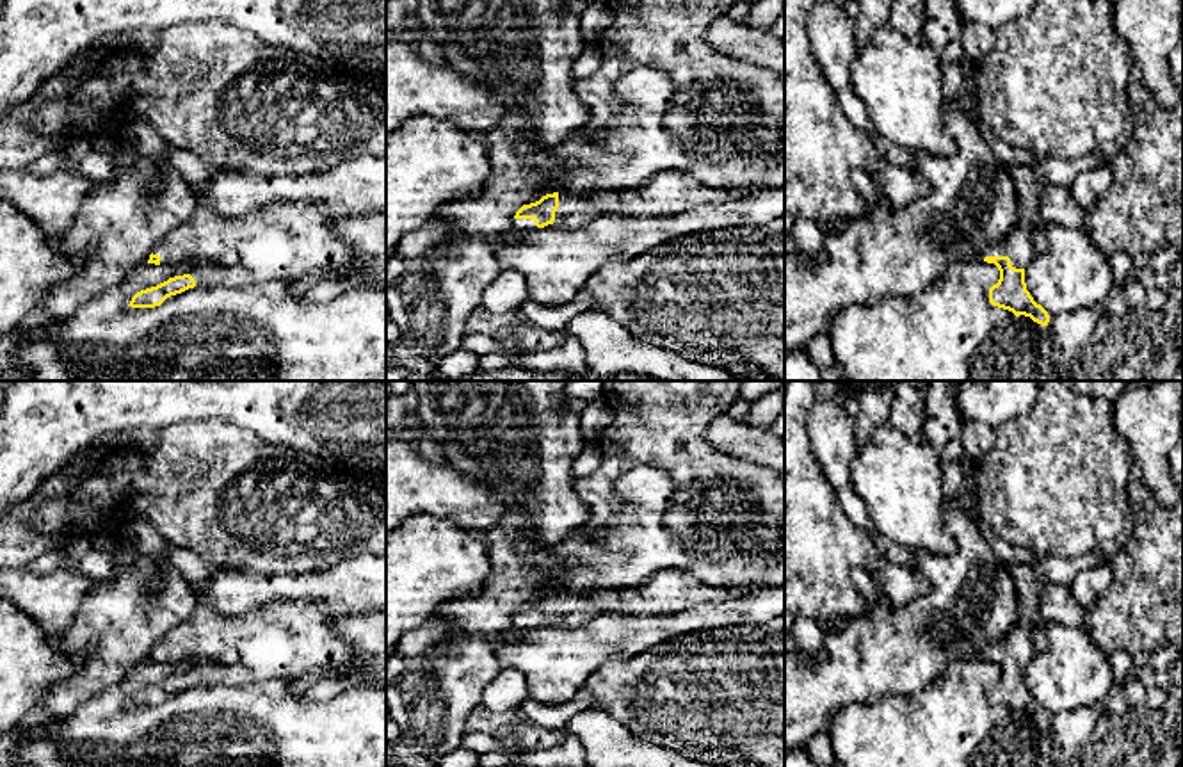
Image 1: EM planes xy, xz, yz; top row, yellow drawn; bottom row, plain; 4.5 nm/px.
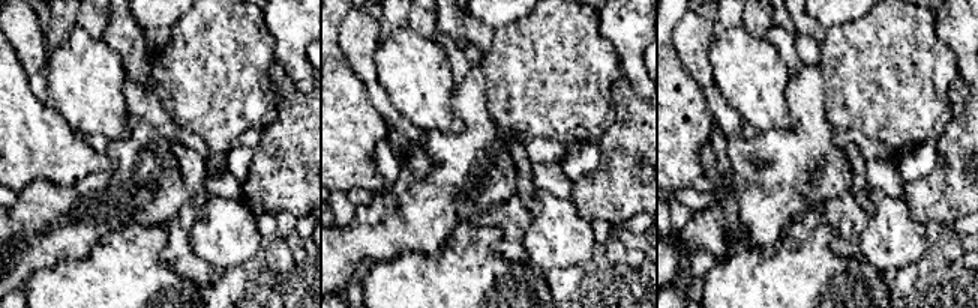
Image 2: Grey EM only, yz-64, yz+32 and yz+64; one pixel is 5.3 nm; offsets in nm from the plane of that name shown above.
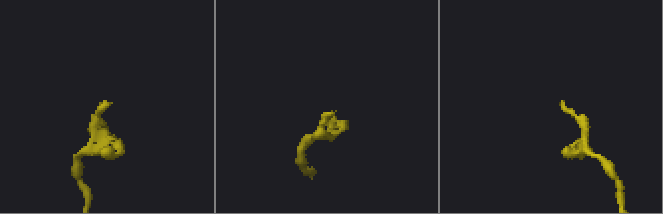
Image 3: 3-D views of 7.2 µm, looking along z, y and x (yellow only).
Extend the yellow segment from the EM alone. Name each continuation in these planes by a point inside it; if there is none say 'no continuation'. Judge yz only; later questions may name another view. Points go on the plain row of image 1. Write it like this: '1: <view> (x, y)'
1: yz (1018, 645)

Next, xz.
1: xz (667, 591)

